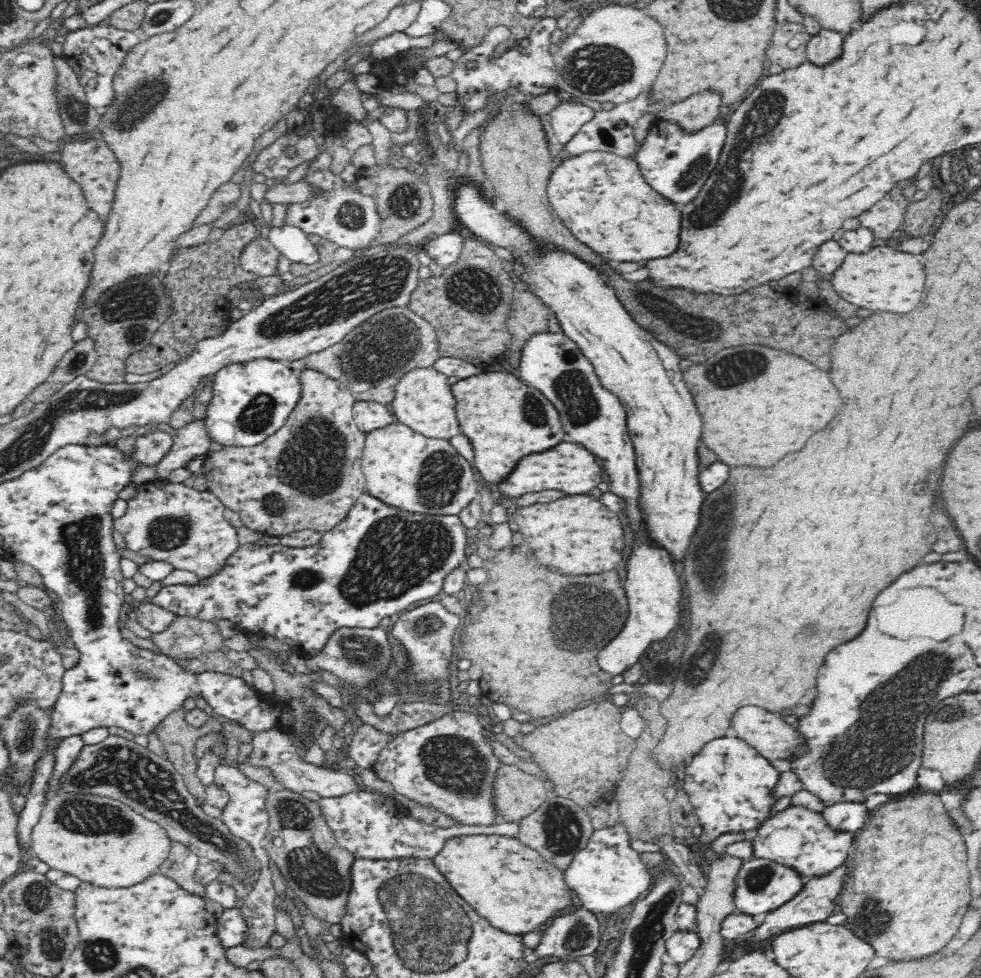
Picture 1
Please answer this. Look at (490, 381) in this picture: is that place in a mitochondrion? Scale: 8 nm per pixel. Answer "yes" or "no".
no

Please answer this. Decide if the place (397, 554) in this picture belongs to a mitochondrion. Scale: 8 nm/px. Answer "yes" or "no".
yes

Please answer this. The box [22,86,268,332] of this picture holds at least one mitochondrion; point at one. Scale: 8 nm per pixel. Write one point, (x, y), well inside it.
(75, 111)

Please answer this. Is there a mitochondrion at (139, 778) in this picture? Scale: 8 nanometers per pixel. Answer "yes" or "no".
yes

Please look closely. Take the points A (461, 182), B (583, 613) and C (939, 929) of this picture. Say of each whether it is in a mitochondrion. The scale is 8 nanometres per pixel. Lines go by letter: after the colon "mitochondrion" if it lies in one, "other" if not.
A: other
B: mitochondrion
C: other

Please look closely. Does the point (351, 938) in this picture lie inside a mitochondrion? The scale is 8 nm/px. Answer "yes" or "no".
no

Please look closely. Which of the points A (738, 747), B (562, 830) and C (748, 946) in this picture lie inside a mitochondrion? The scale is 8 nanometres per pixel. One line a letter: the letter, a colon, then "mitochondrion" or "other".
A: other
B: mitochondrion
C: other

